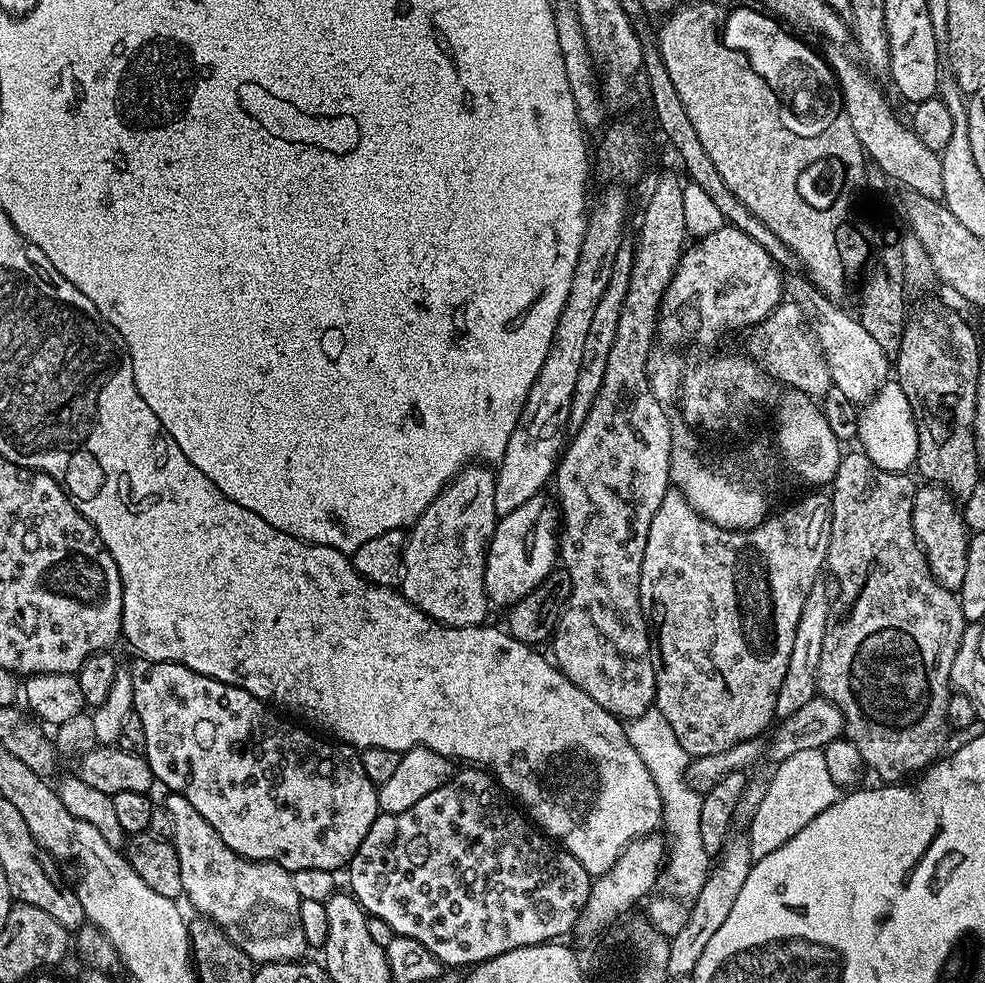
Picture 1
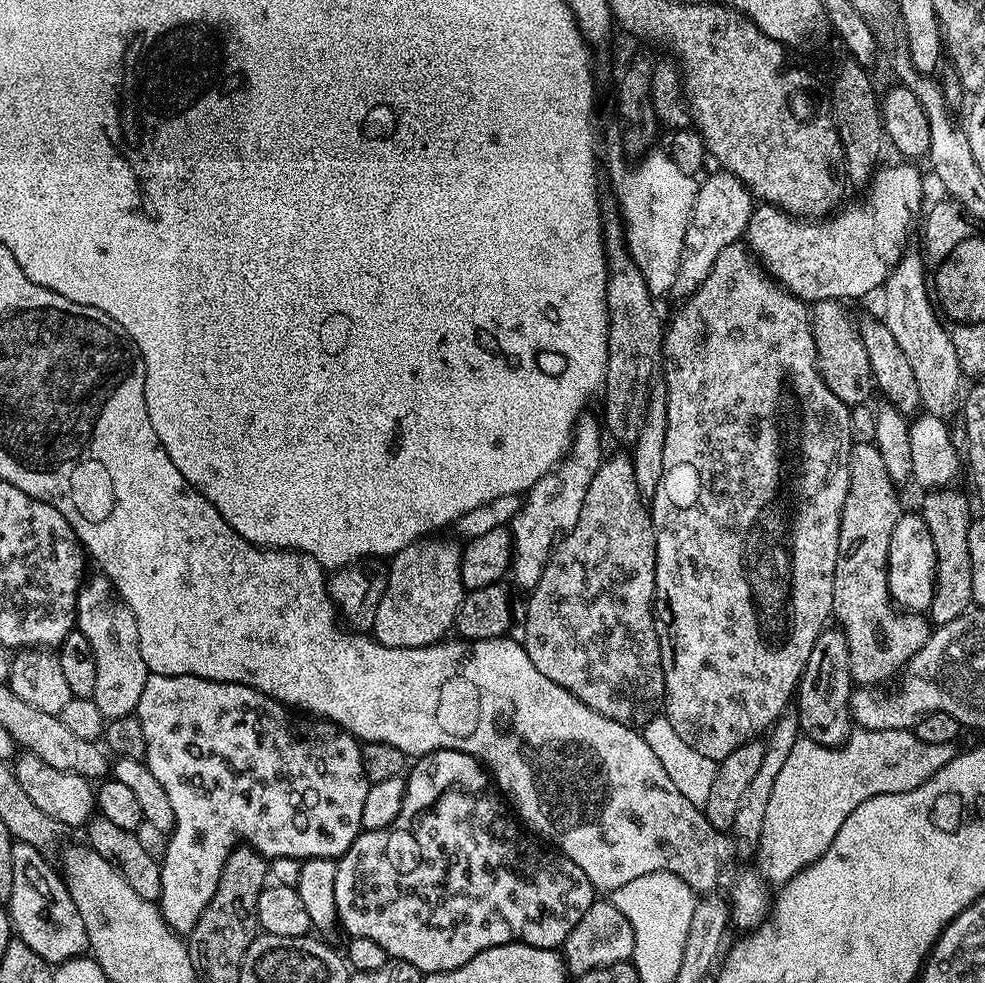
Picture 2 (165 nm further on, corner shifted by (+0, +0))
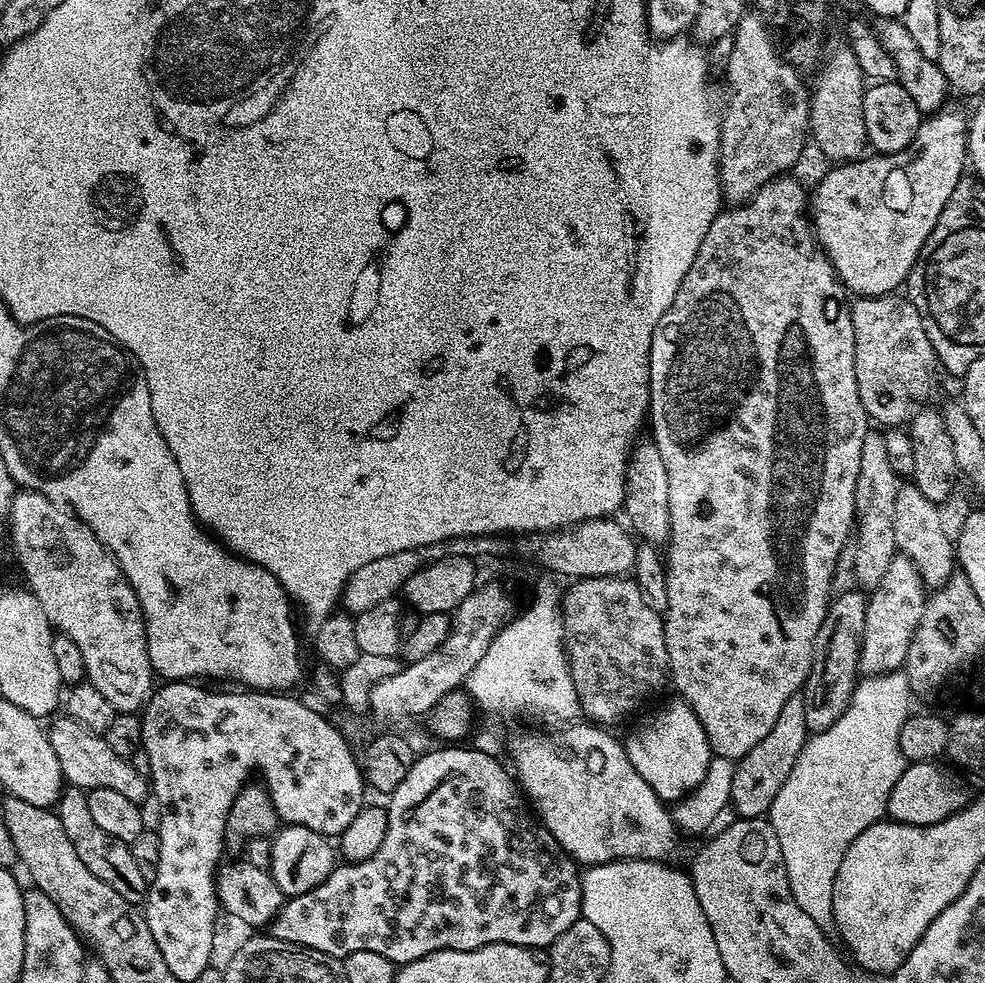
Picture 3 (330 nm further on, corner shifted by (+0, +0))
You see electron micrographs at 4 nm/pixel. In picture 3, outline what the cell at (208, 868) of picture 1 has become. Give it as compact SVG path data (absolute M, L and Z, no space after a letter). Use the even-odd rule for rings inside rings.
M60 715L51 721L51 723L53 722L52 728L50 724L47 734L50 738L50 746L54 746L54 755L58 758L58 766L62 766L65 781L73 788L118 790L118 794L130 798L130 802L143 805L144 799L149 799L150 796L150 784L145 773L141 769L140 773L132 765L133 761L129 757L114 754L114 750L110 750L110 746L105 742L103 735L86 732L83 726L73 720L71 716Z

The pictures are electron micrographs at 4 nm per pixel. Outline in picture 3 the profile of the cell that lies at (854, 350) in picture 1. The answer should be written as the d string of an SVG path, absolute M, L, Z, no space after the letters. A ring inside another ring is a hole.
M912 482L905 483L898 490L898 498L894 502L894 542L899 555L910 558L922 578L925 589L935 590L940 588L950 578L954 571L954 540L948 537L948 528L944 525L944 516L940 513L941 505L926 498L922 491Z

